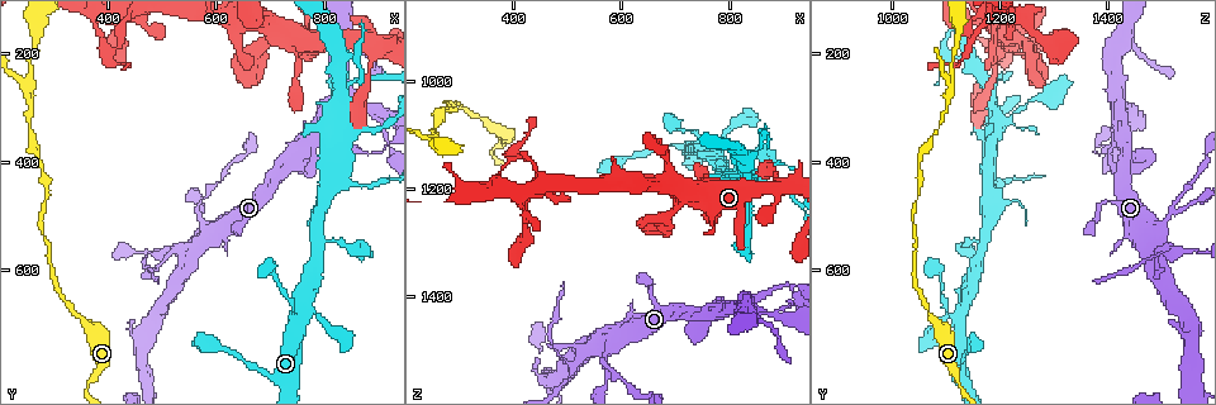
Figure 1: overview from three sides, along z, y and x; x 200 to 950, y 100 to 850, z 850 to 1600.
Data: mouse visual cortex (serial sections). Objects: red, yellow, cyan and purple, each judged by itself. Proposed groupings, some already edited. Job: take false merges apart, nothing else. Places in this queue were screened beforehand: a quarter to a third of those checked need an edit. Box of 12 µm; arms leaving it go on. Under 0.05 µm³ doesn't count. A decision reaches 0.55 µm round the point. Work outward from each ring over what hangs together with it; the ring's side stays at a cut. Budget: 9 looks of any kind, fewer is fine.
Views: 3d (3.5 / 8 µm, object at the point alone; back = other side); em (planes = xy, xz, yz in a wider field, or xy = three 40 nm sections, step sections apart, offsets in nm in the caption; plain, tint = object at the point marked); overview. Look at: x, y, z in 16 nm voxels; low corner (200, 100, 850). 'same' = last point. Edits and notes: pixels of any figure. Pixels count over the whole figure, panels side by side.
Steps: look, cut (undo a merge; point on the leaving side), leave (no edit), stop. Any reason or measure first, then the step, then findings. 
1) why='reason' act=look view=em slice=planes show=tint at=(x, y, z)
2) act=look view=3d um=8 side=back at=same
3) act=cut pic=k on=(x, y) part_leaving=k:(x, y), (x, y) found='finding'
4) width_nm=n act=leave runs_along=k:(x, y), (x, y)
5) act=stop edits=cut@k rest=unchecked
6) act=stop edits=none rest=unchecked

why='thin arm on a thick one' act=look view=3d um=8 at=(565, 495, 1515)

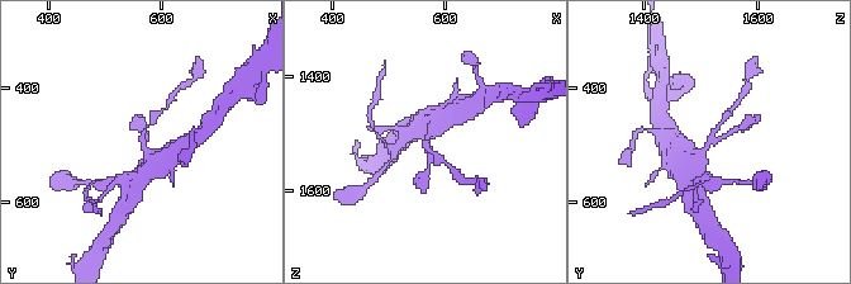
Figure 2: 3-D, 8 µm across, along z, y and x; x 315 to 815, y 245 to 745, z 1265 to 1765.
act=look view=3d um=3.5 at=(570, 490, 1515)

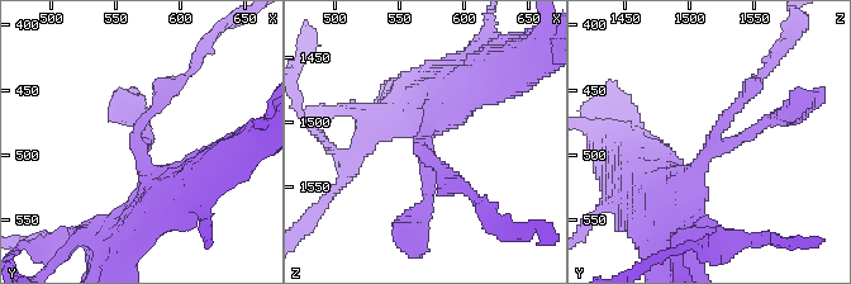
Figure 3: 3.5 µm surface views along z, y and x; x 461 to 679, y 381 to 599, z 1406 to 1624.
arms=3 arm_widths_nm=150,150,450 act=leave runs_along=3:(655, 206), (694, 171), (752, 85) found='one cell here'

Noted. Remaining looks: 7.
why='a narrow waist' act=look view=3d um=3.5 at=(375, 155, 1160)

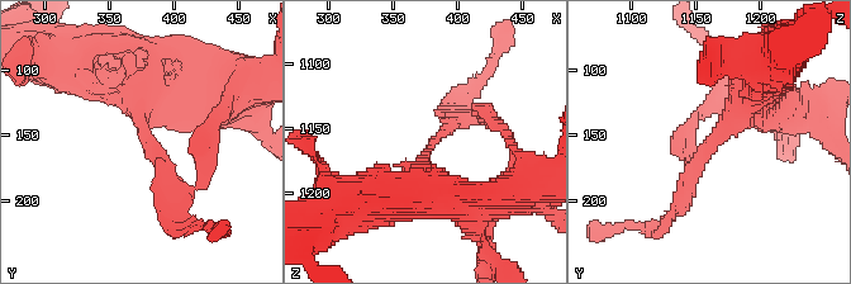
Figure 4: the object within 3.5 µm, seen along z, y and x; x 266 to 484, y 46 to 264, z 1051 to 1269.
act=look view=em slice=xy step=3 show=tint at=(376, 150, 1162)

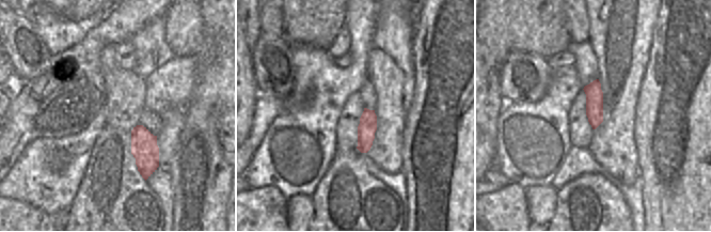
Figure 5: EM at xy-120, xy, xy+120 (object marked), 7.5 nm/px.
act=cut pic=4 on=(462, 98) found='a second cell is stuck on'

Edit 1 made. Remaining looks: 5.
act=look view=em slice=xy step=5 show=tint at=(255, 260, 1110)

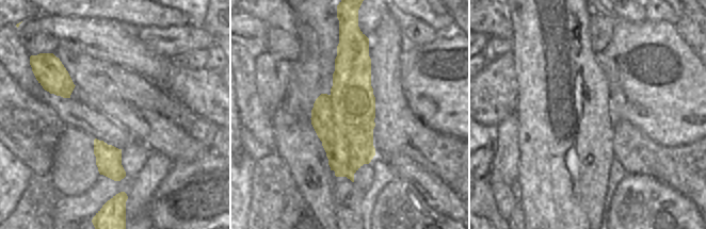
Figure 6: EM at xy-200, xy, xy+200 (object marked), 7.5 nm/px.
why='see where the arms go' act=look view=3d um=3.5 at=same

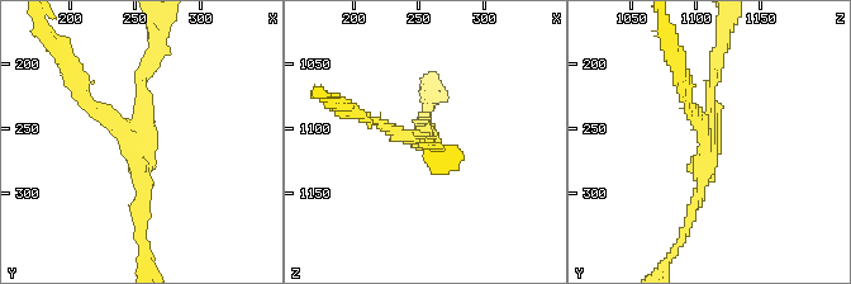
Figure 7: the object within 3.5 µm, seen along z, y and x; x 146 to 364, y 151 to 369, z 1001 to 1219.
arms=3 act=cut pic=7 on=(713, 75) part_leaving=7:(711, 127), (711, 84), (723, 33) found='a second cell is stuck on'

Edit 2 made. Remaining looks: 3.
why='thin arm on a thick one' act=look view=3d um=8 side=back at=(825, 330, 1190)

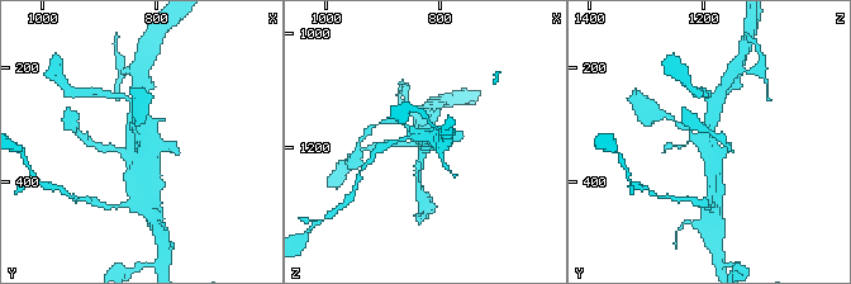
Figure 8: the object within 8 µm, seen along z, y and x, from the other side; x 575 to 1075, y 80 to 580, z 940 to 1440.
why='need the tissue' act=look view=em slice=xy step=1 show=tint at=(825, 330, 1190)

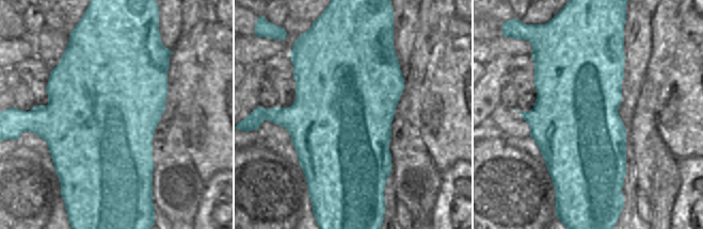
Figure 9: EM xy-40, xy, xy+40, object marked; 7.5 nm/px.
act=leave found='all the same cell'

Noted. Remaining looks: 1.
act=stop edits=cut@4,cut@7 rest=unchecked

